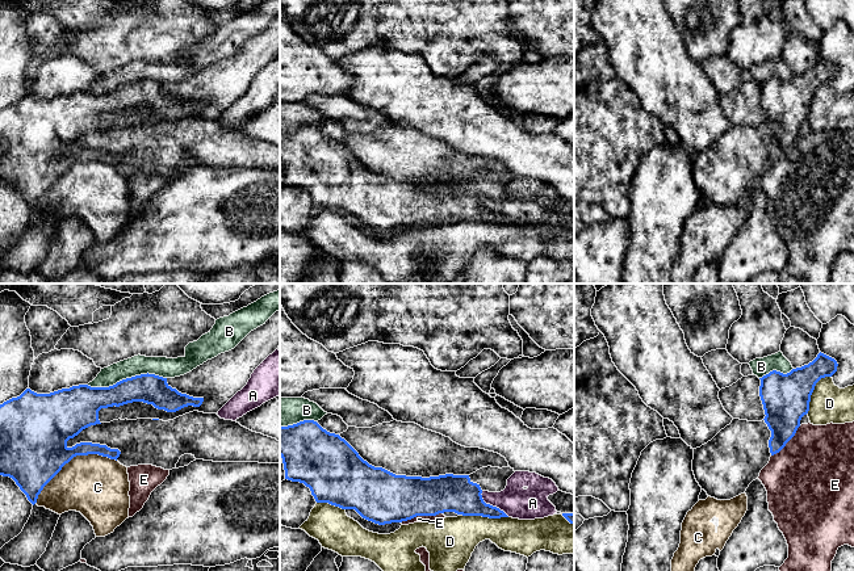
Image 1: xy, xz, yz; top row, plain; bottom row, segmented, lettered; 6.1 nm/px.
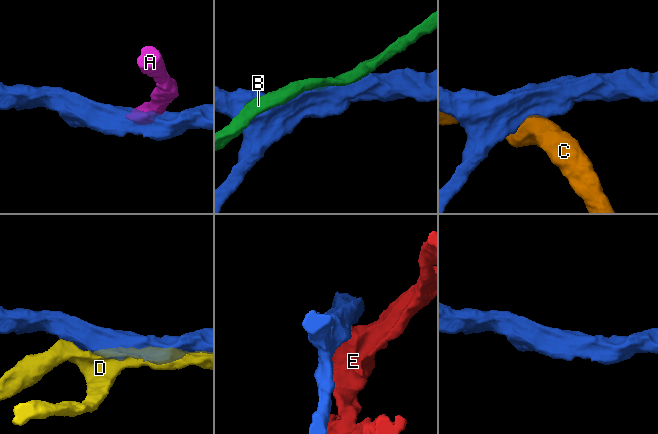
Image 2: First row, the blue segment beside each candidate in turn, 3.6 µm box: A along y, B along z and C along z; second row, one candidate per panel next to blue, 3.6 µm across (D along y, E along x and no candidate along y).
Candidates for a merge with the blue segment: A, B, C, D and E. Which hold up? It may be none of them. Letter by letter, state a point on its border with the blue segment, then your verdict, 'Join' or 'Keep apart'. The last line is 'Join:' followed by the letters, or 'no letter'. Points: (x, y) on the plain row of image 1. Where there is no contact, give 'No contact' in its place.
A: Touches blue at xz (492, 211). Keep apart
B: Touches blue at xy (126, 84). Keep apart
C: Touches blue at xy (71, 164). Keep apart
D: Touches blue at yz (812, 97). Keep apart
E: Touches blue at xz (421, 221). Keep apart
Join: no letter

